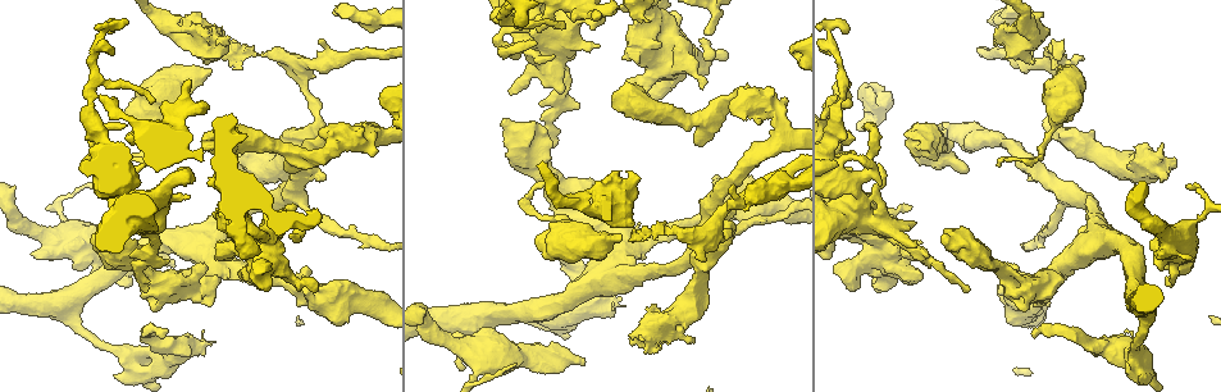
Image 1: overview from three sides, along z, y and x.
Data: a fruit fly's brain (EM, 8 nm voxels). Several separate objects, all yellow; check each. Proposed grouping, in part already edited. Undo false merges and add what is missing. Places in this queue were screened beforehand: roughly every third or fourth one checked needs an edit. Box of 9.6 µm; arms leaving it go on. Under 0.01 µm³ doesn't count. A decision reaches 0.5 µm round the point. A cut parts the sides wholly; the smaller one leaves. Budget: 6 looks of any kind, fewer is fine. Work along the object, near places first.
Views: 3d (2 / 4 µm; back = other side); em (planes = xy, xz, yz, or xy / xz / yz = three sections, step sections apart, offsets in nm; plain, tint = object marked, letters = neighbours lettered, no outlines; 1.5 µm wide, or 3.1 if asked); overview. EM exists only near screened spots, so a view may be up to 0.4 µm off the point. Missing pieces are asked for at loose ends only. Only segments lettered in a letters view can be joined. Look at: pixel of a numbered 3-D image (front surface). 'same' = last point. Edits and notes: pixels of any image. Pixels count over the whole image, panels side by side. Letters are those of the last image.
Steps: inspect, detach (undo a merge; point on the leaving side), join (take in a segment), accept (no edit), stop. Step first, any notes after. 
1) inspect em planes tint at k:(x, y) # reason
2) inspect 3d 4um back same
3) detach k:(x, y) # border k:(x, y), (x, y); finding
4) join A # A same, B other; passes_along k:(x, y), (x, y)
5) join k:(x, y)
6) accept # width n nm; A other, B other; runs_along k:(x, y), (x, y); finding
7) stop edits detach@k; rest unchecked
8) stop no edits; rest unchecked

inspect 3d 4um at 1:(593, 28) # an open end

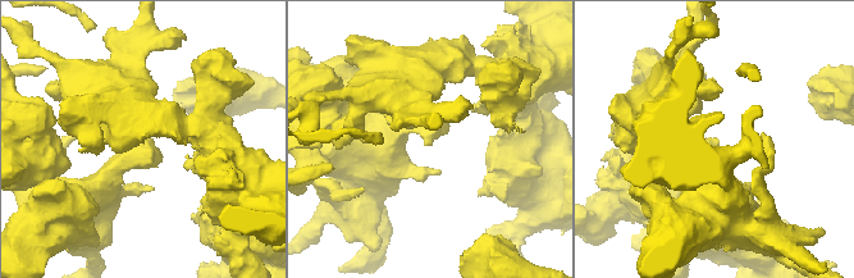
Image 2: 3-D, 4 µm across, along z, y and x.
inspect em xy step 4 letters at 2:(427, 142) # need the tissue

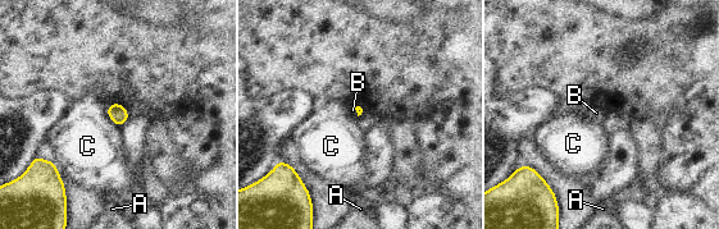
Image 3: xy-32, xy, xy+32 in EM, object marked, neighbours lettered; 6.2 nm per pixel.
accept # A other, B other, C other; border 3:(109, 104), (108, 117), (115, 126); no lettered segment goes on from it

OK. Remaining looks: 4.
inspect em xy step 4 letters at 1:(998, 167) # thin end

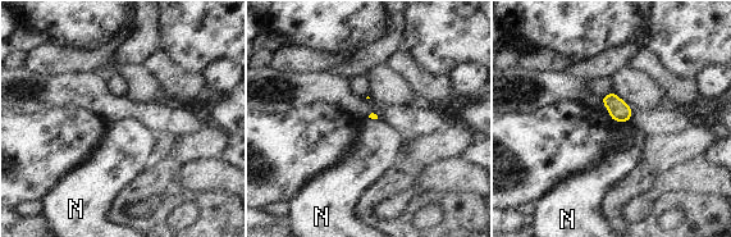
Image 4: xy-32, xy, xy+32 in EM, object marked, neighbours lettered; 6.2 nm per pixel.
accept # longest_contact N 90 nm; N other; none of them fits

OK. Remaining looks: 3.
inspect 3d 2um at 1:(617, 238) # branch stops here

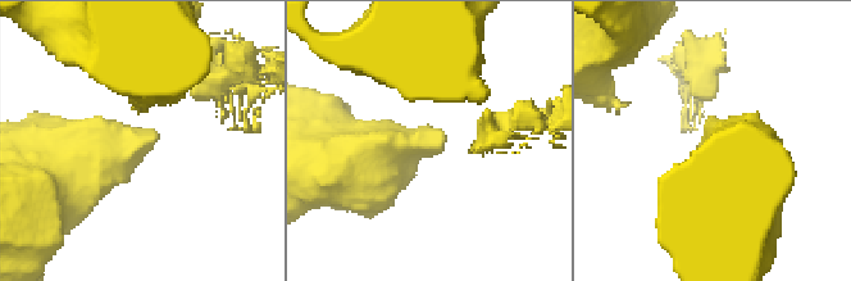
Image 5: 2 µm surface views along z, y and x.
inspect em xz step 4 tint at 5:(151, 130) # need the tissue

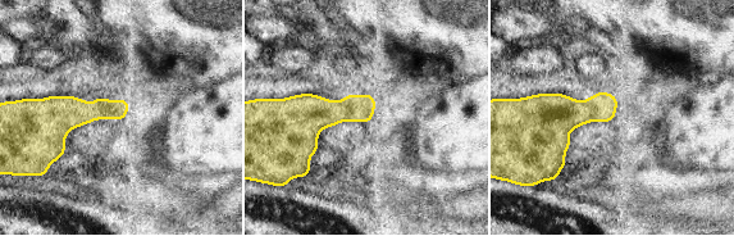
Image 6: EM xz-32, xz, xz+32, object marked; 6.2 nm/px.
inspect em xz step 4 letters same

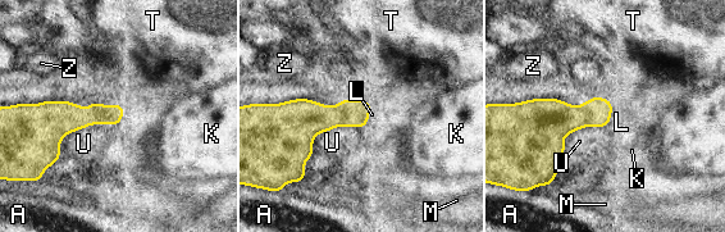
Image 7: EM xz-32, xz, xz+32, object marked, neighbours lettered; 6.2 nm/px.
accept # A other, K other, L other, M other, T other, U other, Z other; border 7:(365, 126), (322, 131), (313, 151); none of them fits

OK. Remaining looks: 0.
stop no edits; rest unchecked

